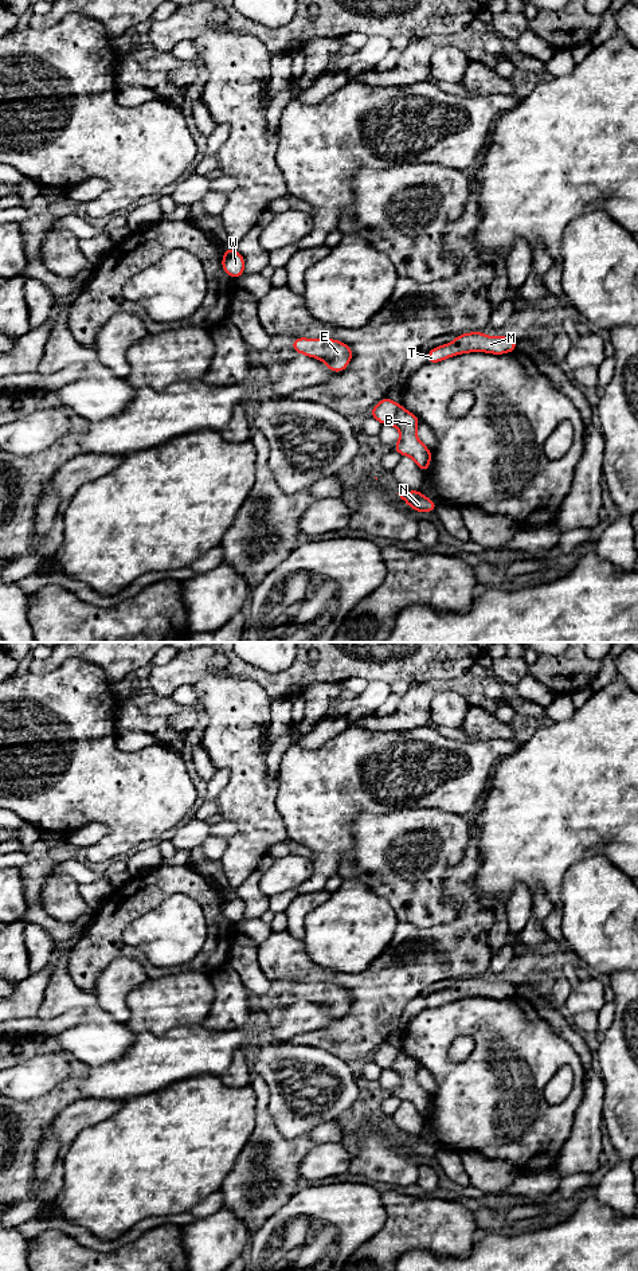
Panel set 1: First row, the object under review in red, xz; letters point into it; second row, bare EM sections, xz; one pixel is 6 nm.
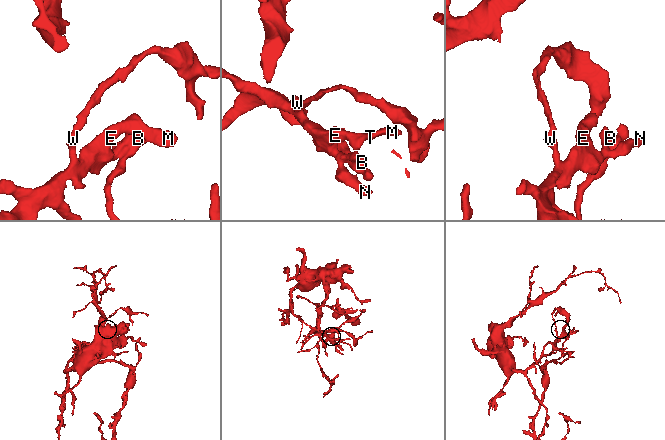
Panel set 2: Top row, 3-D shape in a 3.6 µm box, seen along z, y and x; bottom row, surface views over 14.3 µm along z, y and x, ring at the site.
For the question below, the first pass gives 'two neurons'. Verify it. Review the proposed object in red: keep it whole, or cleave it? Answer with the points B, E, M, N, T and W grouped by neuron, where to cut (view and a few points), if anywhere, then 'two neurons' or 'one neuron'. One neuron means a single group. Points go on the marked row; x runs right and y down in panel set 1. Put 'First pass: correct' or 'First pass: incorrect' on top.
First pass: incorrect
B E M N T W; no cut; one neuron

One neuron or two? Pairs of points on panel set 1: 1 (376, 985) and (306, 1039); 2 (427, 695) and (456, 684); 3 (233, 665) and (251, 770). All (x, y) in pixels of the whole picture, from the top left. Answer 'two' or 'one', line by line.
1: one
2: one
3: two

